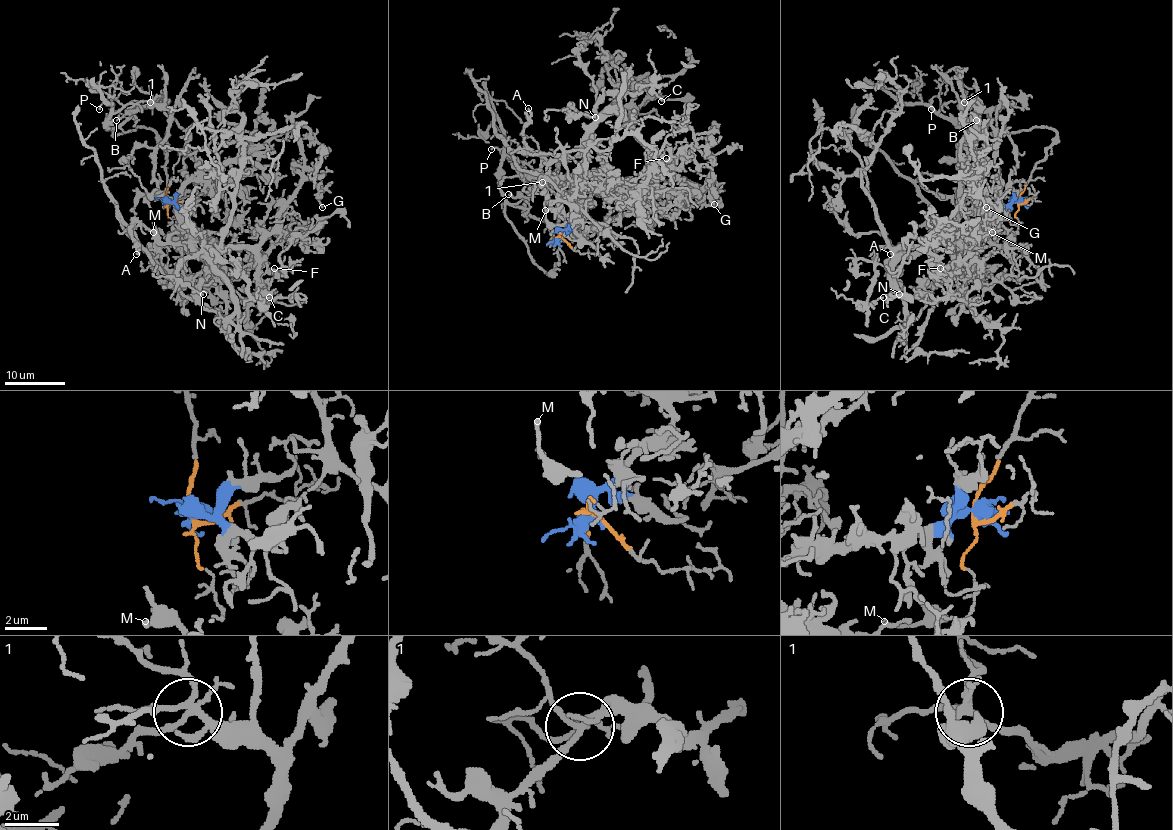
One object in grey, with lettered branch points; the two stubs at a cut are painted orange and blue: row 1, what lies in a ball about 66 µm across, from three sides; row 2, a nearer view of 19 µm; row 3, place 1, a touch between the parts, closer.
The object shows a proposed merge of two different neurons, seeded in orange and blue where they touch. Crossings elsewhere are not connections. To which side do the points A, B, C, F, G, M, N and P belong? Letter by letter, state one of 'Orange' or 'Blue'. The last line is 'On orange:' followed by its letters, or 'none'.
A: Blue
B: Blue
C: Blue
F: Blue
G: Blue
M: Blue
N: Blue
P: Orange
On orange: P

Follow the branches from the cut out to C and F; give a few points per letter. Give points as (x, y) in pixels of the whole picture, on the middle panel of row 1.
C: (558, 237), (582, 211), (575, 198), (573, 172), (584, 155), (596, 104), (606, 93), (650, 86), (661, 101)
F: (558, 237), (582, 211), (573, 172), (599, 121), (617, 113), (649, 152), (652, 169), (661, 174), (665, 158)

